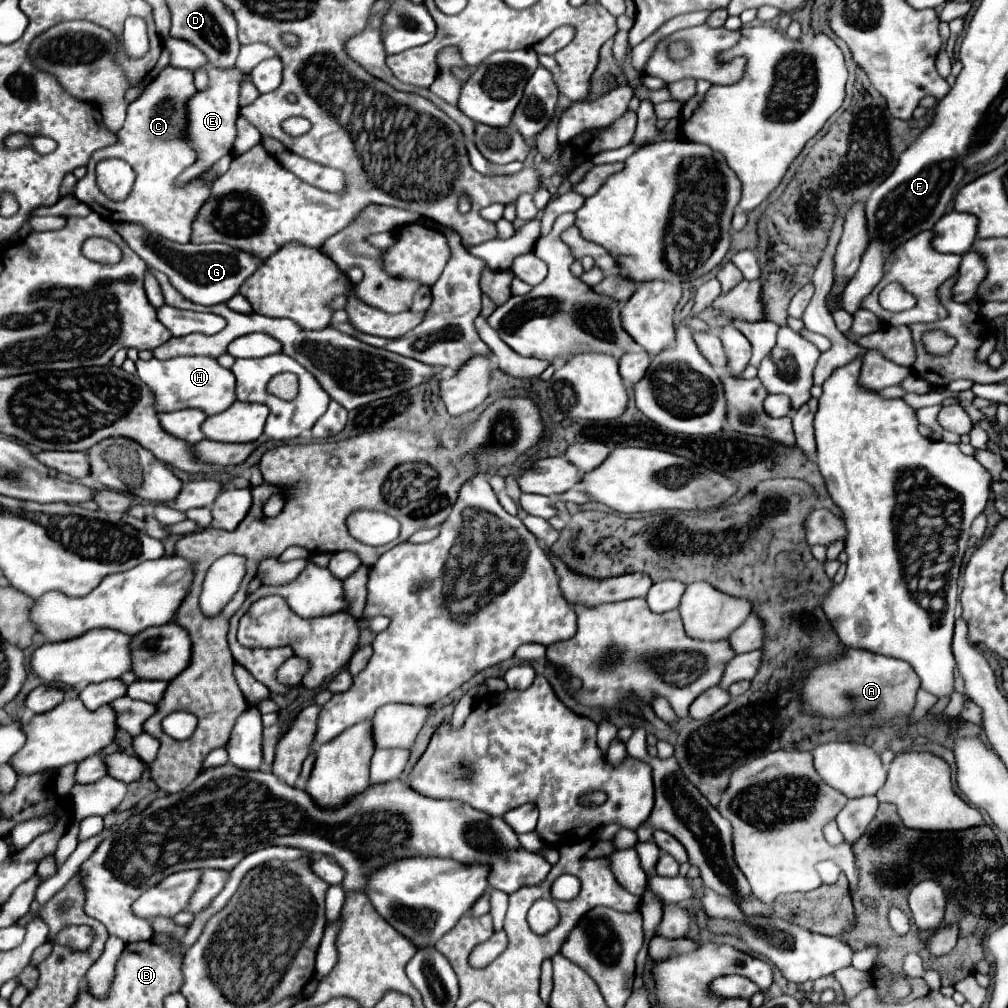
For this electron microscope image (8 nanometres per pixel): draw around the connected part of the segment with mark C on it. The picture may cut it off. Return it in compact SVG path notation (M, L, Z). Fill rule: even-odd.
M166 67L146 89L144 93L128 105L128 115L124 127L118 131L118 143L106 149L100 149L92 155L90 163L86 165L88 173L84 179L76 183L74 197L86 203L92 211L100 213L104 219L116 223L116 221L140 221L142 225L148 225L154 233L162 233L162 237L168 237L172 241L184 241L188 243L192 237L192 223L198 217L200 207L210 199L212 193L212 181L206 179L192 179L180 187L176 187L178 175L196 163L198 155L196 151L186 143L186 103L196 93L194 87L194 75L186 69ZM106 157L118 157L136 173L136 181L132 185L132 191L126 199L114 201L106 197L98 185L94 167L98 161Z

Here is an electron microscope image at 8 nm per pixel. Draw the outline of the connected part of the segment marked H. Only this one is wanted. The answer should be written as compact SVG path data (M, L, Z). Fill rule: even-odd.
M182 355L174 359L150 359L150 361L136 361L136 369L140 379L154 391L158 411L178 411L178 409L202 409L208 415L216 415L228 409L236 401L236 377L230 369L224 369L212 357L196 357L196 355Z

